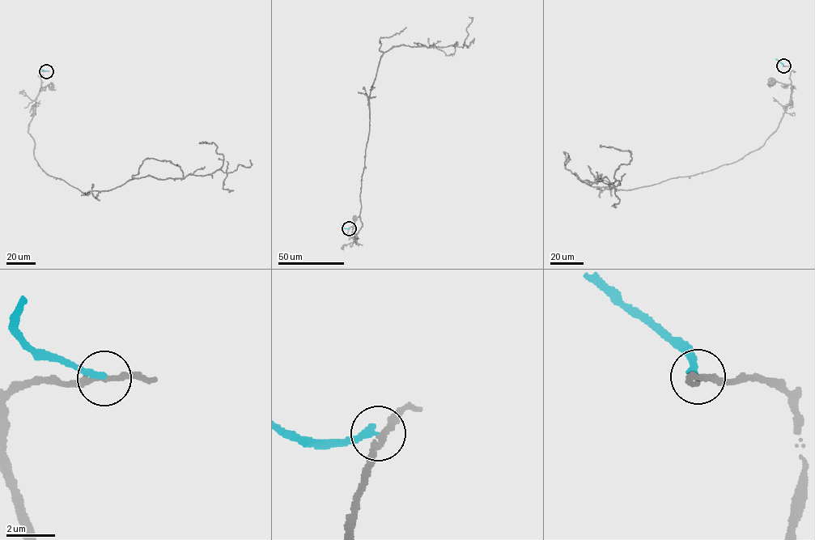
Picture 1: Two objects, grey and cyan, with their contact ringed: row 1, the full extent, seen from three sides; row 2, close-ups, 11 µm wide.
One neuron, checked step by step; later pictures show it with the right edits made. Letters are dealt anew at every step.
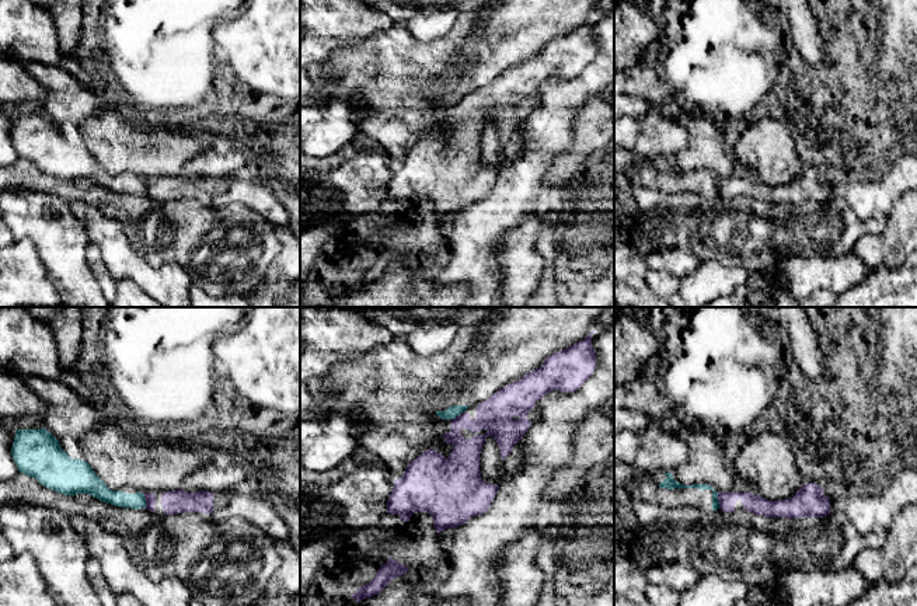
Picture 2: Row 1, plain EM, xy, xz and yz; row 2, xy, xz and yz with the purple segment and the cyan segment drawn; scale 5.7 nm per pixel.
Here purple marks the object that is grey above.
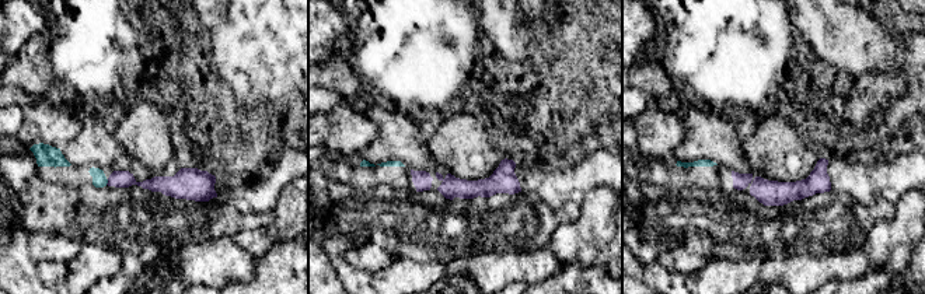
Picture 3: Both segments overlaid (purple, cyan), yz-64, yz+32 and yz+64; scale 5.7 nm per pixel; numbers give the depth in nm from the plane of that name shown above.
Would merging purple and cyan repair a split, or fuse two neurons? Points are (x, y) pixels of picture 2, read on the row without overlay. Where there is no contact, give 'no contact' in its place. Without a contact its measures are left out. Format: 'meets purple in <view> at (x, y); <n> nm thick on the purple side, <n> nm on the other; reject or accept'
meets purple in yz at (718, 185); 100 nm thick on the purple side, 50 nm on the other; reject

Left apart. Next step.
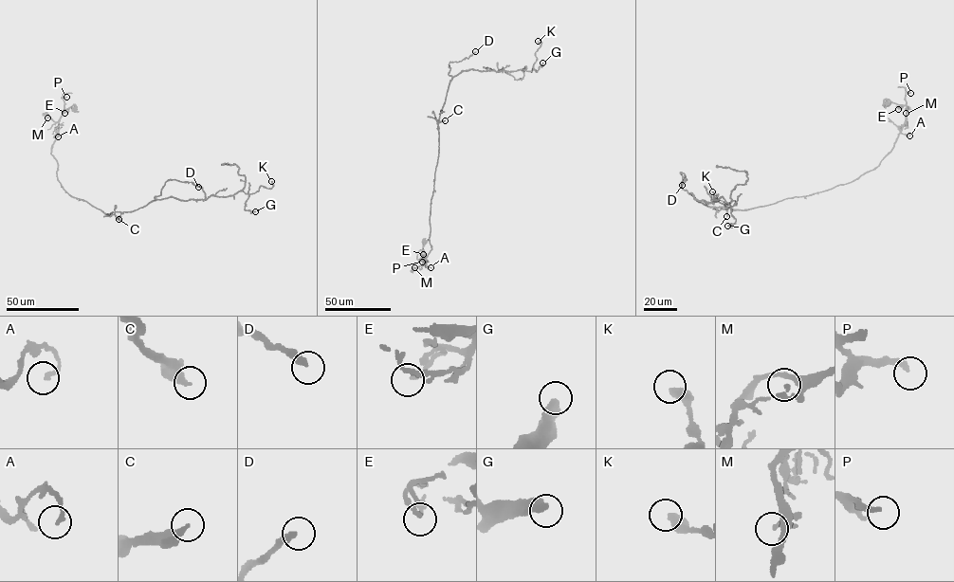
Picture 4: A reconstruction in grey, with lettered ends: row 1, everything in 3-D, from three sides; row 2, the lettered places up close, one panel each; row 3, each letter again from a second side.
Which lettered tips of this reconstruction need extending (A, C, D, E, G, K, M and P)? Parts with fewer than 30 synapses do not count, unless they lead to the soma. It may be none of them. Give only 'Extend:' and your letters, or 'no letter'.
Extend: D, P

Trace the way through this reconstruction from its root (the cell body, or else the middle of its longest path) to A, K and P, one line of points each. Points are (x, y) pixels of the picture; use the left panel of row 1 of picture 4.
A: (109, 214), (69, 195), (61, 186), (56, 176), (57, 163), (51, 153), (57, 126), (54, 136), (58, 136)
K: (109, 214), (130, 212), (170, 197), (207, 199), (242, 190), (249, 194), (262, 186), (270, 189), (271, 181)
P: (109, 214), (69, 195), (57, 179), (57, 163), (51, 153), (64, 110), (63, 98), (66, 97)

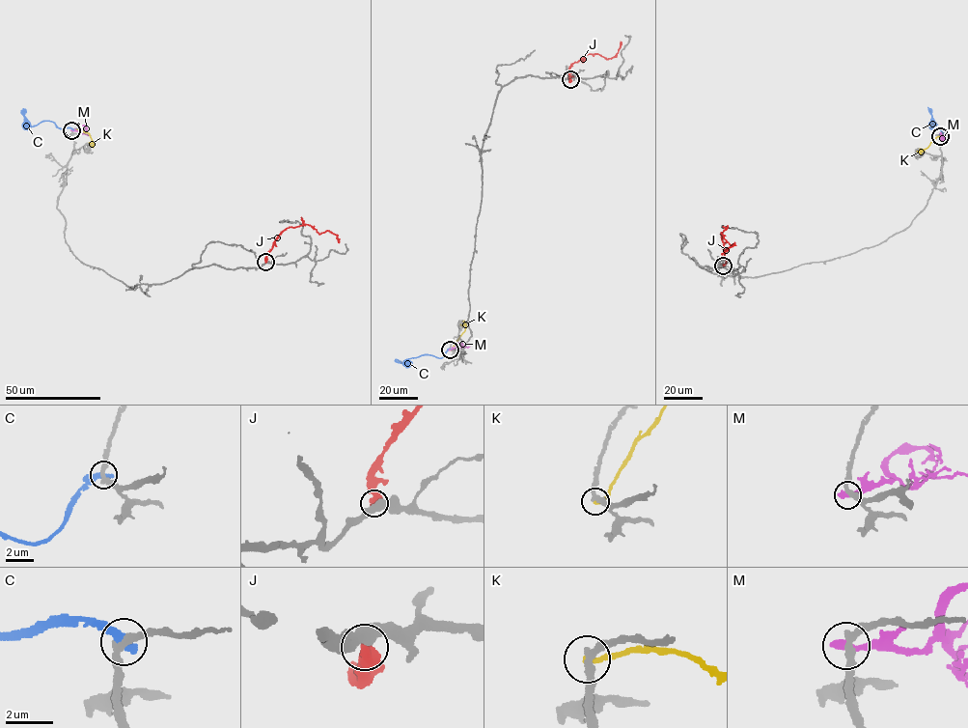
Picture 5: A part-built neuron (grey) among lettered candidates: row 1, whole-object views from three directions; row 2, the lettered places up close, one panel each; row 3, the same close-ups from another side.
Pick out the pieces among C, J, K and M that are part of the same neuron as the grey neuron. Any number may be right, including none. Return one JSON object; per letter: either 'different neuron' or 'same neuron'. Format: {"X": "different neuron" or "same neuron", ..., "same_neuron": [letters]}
{"C": "different neuron", "J": "different neuron", "K": "different neuron", "M": "different neuron", "same_neuron": []}

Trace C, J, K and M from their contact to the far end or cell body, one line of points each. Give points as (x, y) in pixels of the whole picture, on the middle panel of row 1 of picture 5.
C: (450, 349), (441, 357), (426, 354), (401, 362), (395, 359)
J: (570, 79), (568, 70), (572, 64), (589, 54), (598, 53), (606, 60), (613, 57), (620, 42)
K: (450, 350), (465, 327), (462, 321)
M: (450, 350), (456, 344), (462, 345)

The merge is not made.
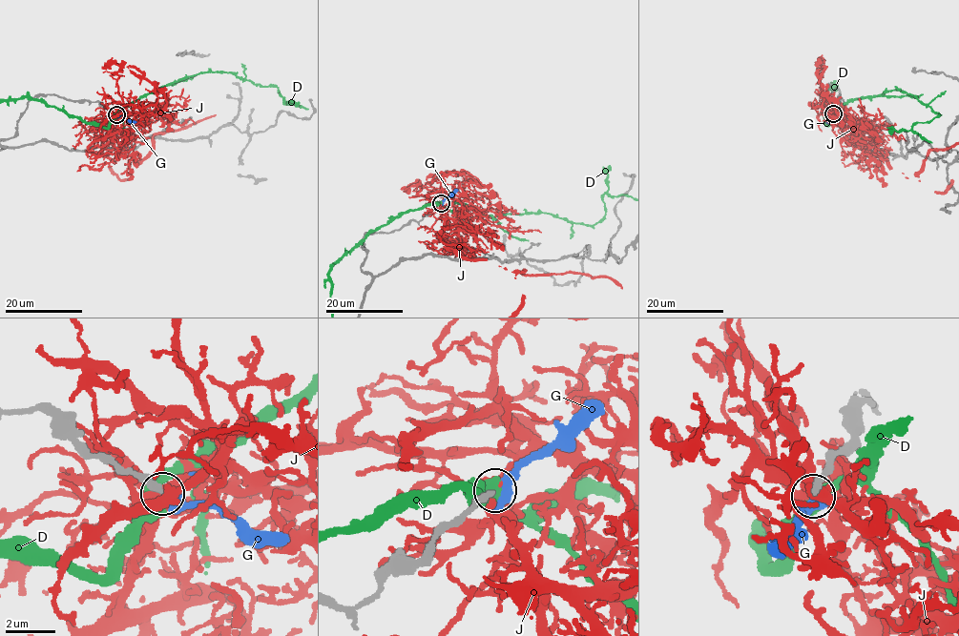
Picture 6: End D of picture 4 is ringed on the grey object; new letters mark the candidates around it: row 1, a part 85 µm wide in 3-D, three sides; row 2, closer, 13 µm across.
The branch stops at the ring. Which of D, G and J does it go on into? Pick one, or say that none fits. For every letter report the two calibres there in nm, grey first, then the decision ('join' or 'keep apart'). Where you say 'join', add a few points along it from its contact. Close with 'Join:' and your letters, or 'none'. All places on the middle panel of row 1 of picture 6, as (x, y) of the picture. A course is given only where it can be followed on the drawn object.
D: 360 nm thick on the grey side, 480 nm on the other; keep apart
G: 340 nm thick on the grey side, 480 nm on the other; keep apart
J: 360 nm thick on the grey side, 360 nm on the other; keep apart
Join: none

